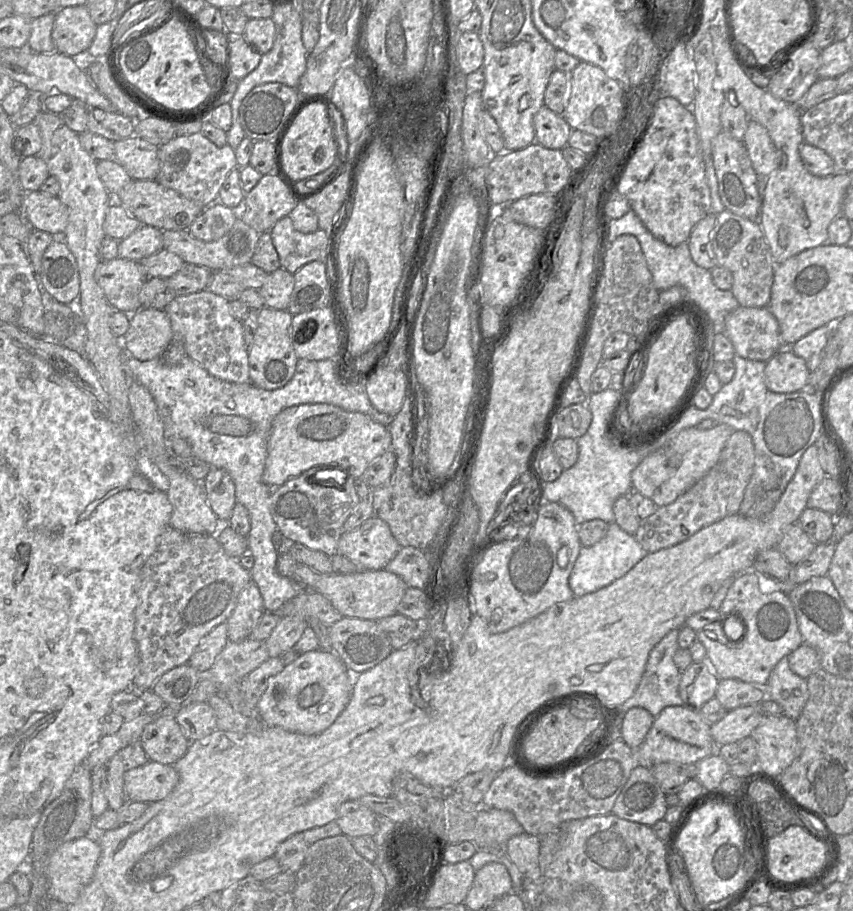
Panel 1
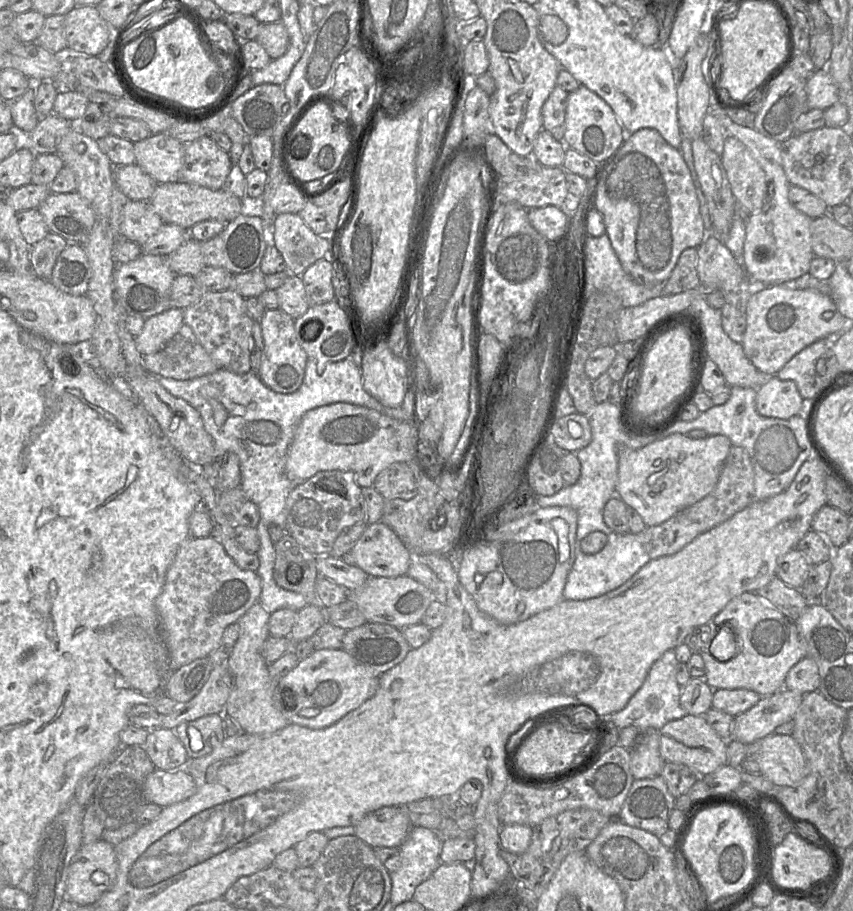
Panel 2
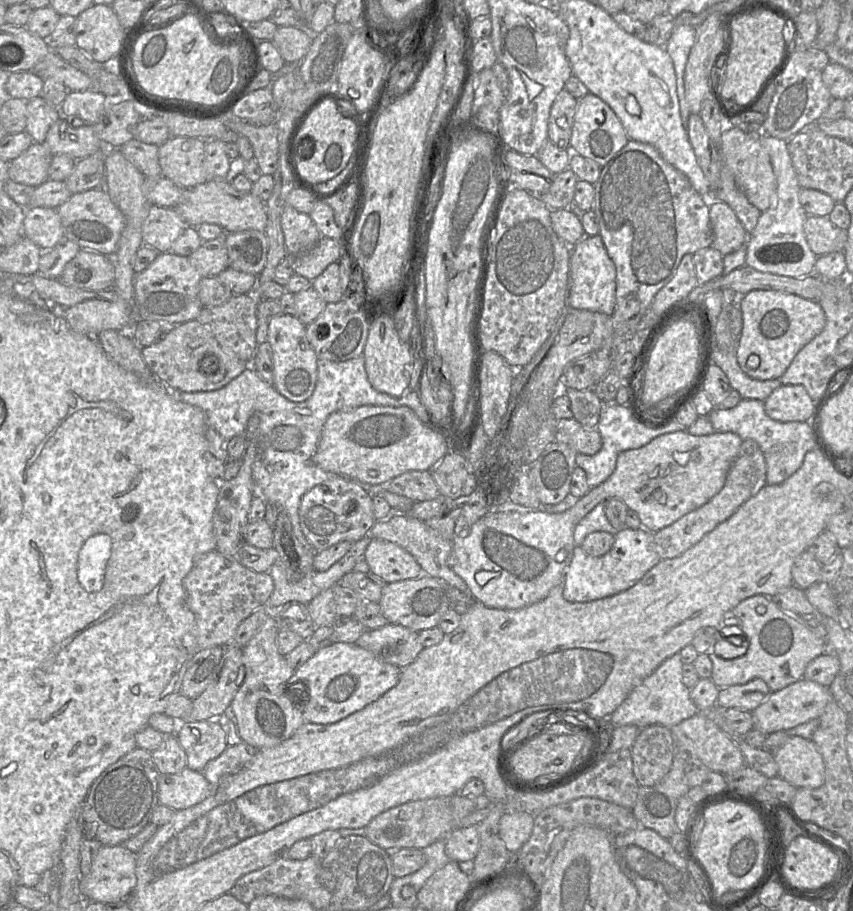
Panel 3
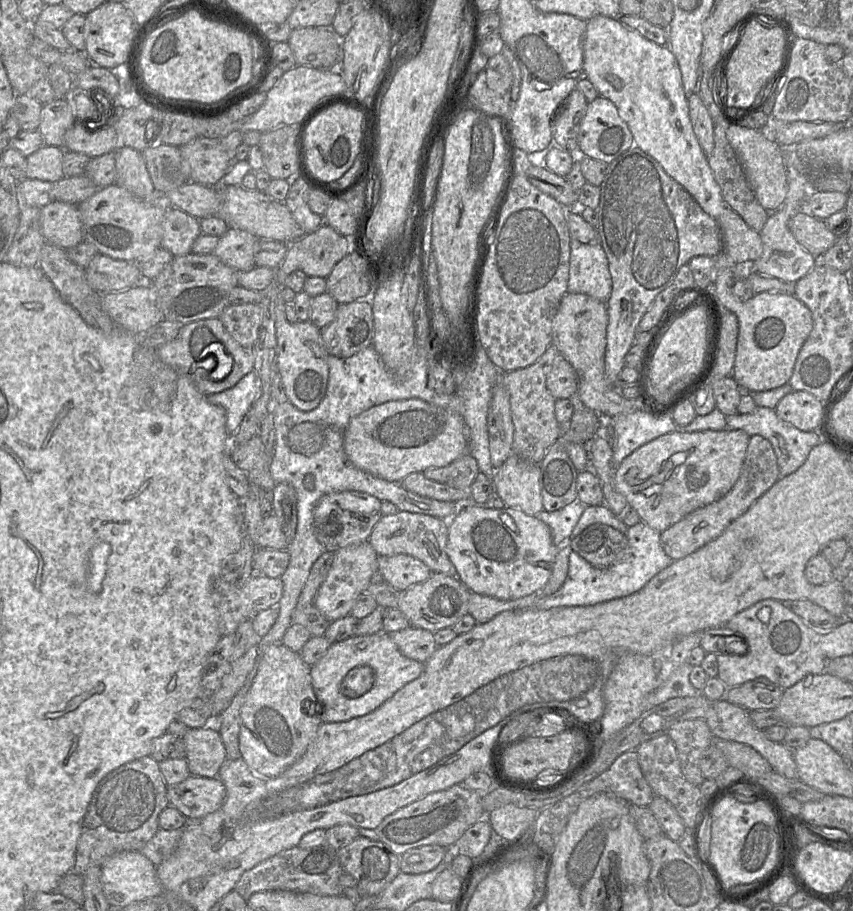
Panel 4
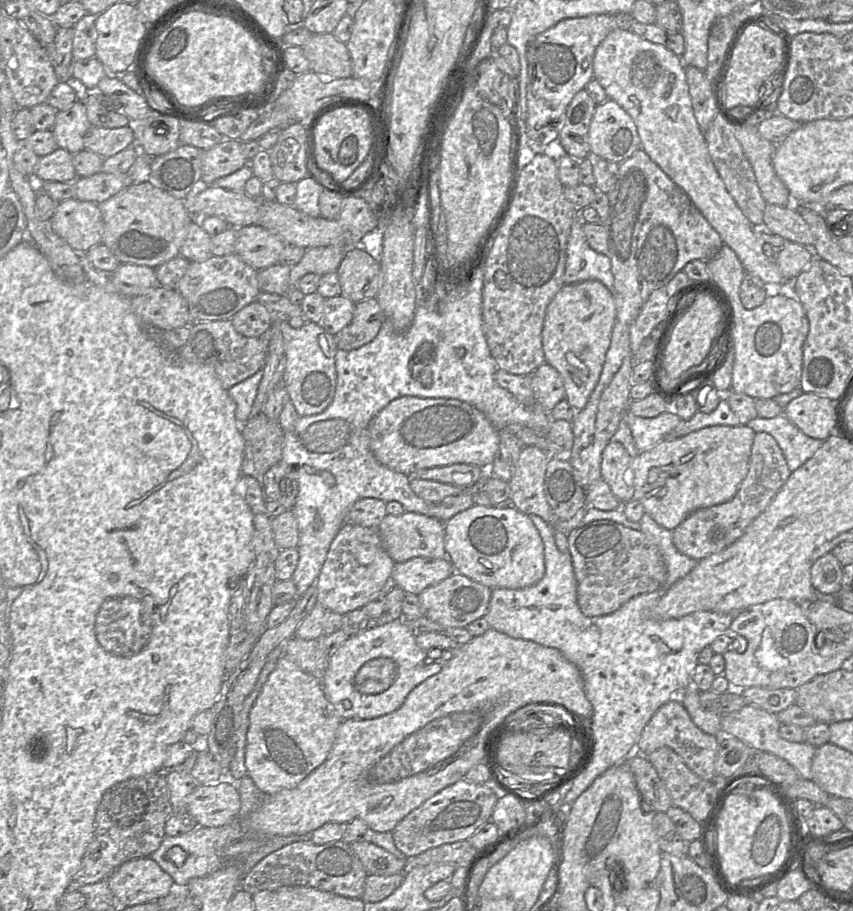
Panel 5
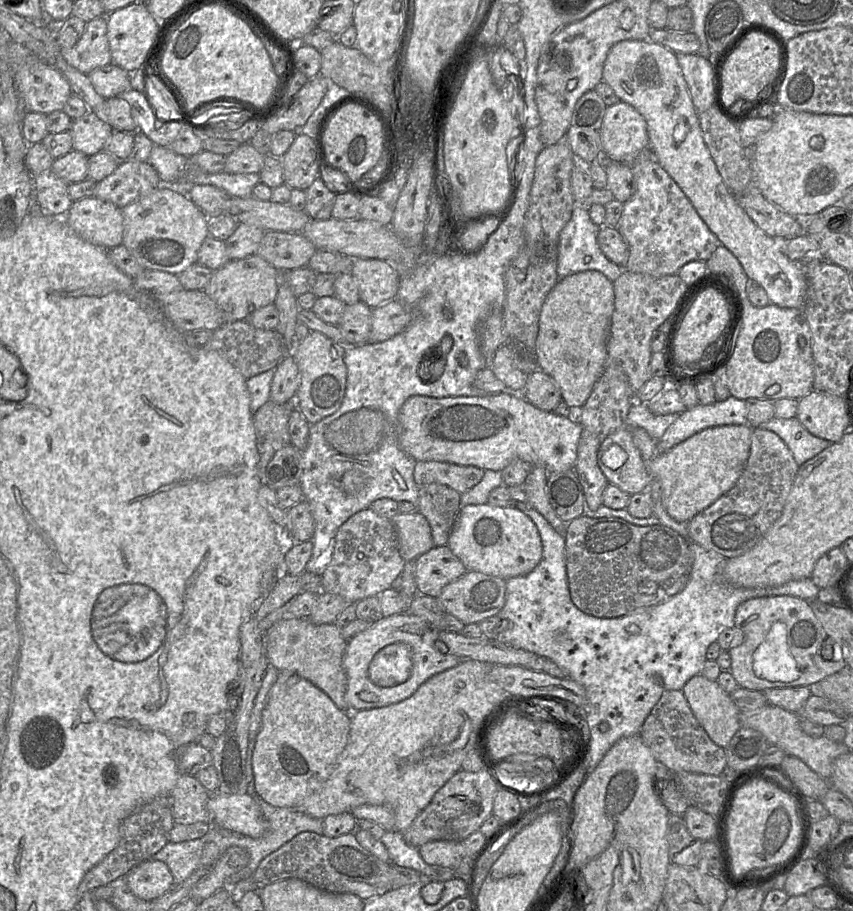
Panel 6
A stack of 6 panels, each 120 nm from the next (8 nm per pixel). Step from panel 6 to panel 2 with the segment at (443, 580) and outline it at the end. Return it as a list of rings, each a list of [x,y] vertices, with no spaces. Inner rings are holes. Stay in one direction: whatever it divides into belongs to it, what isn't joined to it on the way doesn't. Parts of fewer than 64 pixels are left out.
[[[382,521],[368,524],[349,553],[356,566],[374,577],[406,575],[414,559],[397,534]]]

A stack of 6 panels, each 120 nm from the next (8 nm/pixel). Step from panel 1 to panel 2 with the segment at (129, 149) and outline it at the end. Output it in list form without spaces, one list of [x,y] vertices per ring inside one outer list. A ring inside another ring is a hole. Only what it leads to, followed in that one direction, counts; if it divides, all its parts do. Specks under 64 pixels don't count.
[[[167,133],[152,134],[134,143],[135,164],[158,183],[178,182],[185,144]]]

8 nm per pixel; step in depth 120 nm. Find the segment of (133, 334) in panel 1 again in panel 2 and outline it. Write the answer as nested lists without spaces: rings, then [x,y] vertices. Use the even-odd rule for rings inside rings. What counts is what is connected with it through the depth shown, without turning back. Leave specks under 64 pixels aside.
[[[170,308],[146,318],[141,333],[135,336],[135,345],[138,352],[143,357],[160,351],[183,323],[183,310],[180,308]]]

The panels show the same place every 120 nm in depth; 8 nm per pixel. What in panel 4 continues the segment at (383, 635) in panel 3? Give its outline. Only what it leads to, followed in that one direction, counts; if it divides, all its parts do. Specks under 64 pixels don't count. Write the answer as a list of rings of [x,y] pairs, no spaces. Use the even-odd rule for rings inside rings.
[[[414,626],[389,632],[400,652],[408,658],[425,663],[439,647],[434,632]]]

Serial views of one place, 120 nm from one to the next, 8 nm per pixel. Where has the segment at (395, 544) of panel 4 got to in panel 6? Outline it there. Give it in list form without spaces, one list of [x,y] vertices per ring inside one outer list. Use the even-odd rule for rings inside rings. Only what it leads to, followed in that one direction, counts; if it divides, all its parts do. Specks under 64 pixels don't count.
[[[398,513],[391,521],[396,531],[399,552],[405,561],[415,560],[435,546],[430,524],[422,513]]]

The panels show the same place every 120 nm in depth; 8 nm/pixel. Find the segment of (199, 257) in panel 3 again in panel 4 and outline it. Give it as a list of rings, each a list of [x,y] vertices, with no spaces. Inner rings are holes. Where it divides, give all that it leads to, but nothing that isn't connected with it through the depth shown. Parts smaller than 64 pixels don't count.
[[[230,227],[219,237],[213,254],[235,270],[249,271],[255,267],[255,244],[258,239],[245,230]]]

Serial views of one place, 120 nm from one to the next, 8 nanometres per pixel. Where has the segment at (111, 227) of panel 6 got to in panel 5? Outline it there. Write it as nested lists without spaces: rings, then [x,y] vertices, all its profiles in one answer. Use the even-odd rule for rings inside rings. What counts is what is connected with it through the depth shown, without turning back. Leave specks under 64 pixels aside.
[[[76,198],[64,200],[49,221],[54,232],[79,253],[102,242],[103,218],[98,203]]]

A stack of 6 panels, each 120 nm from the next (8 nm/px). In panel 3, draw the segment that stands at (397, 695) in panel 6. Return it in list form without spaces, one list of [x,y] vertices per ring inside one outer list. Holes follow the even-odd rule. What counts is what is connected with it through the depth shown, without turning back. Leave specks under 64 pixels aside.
[[[335,642],[317,650],[308,661],[297,668],[289,680],[288,685],[290,686],[286,690],[291,688],[294,694],[297,693],[298,698],[291,697],[291,699],[296,705],[297,702],[299,703],[305,723],[333,724],[363,709],[393,688],[400,679],[402,669],[385,662],[373,652],[356,643]]]

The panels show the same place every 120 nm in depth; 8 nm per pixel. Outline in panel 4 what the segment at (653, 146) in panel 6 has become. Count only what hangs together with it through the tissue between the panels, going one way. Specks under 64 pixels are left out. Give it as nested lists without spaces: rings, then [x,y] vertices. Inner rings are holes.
[[[596,16],[587,20],[583,69],[598,94],[616,106],[633,135],[634,145],[657,160],[707,214],[718,219],[727,205],[694,133],[681,71],[670,48],[626,28],[618,18]]]

